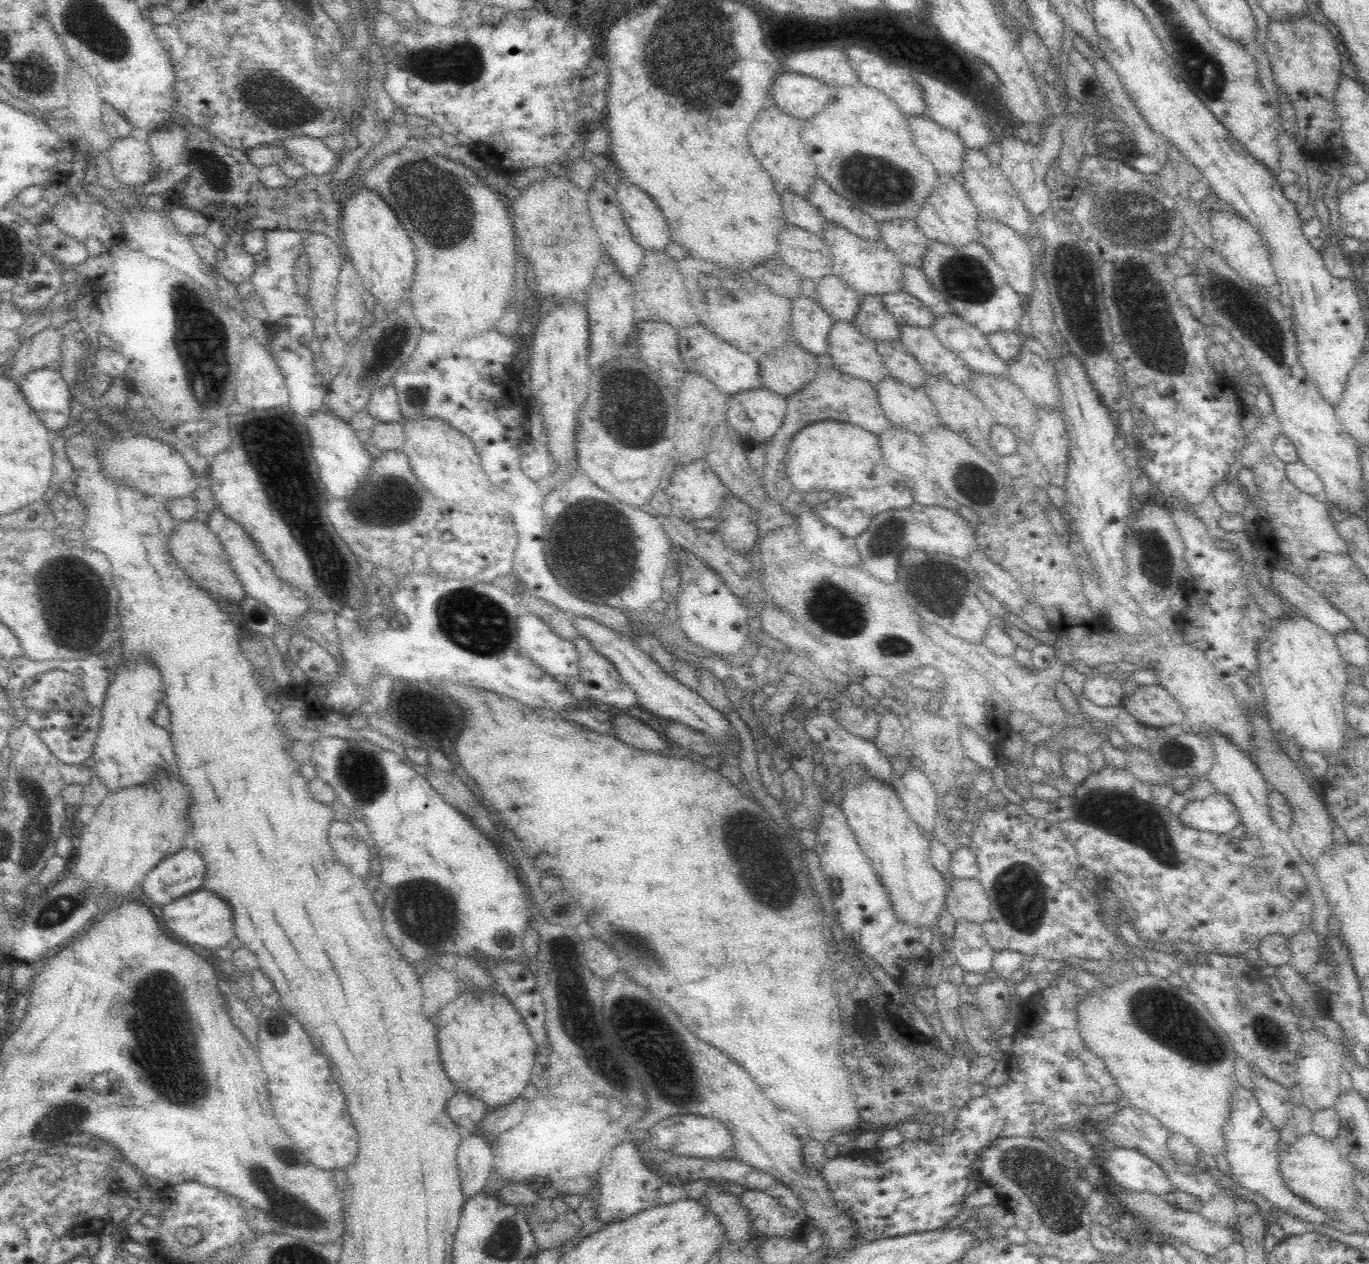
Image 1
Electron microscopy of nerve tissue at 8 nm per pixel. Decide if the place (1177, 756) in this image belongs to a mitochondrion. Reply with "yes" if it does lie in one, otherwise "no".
yes

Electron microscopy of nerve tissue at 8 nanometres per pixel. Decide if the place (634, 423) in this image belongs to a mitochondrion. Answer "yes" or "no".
yes

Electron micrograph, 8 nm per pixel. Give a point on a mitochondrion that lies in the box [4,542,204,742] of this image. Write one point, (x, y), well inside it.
(70, 620)

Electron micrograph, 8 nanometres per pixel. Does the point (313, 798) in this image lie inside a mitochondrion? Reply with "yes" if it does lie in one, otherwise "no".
no

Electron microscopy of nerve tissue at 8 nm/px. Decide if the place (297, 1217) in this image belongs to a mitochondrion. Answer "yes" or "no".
yes

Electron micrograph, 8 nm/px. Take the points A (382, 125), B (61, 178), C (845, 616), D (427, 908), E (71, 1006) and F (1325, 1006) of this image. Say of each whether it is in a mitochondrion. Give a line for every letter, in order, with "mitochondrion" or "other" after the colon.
A: other
B: other
C: mitochondrion
D: mitochondrion
E: other
F: other

